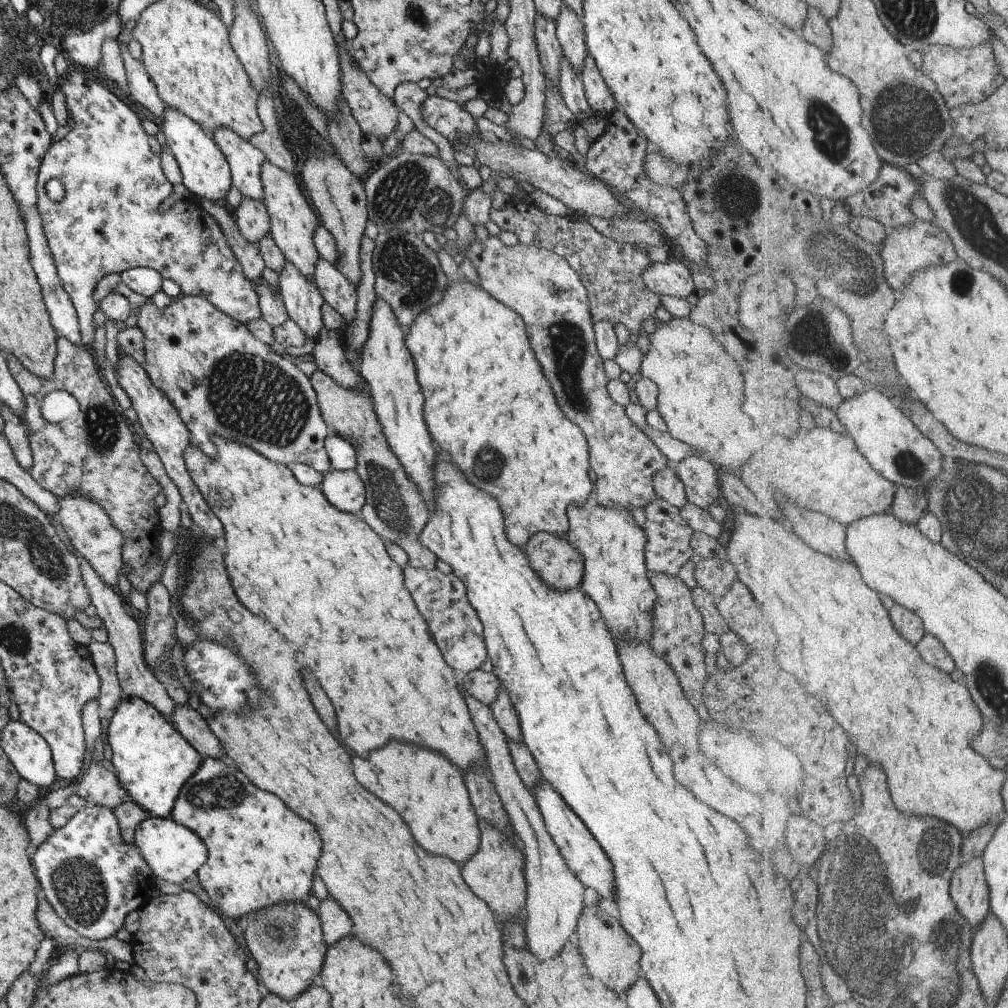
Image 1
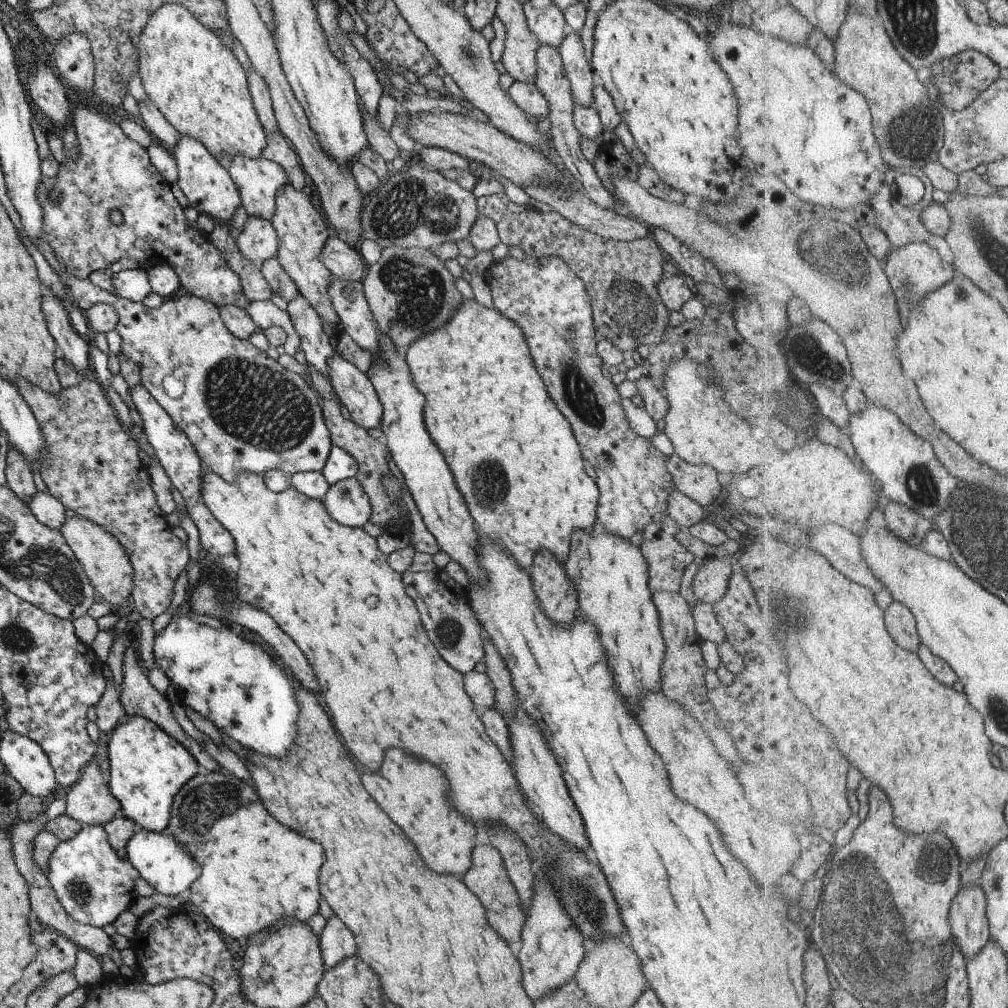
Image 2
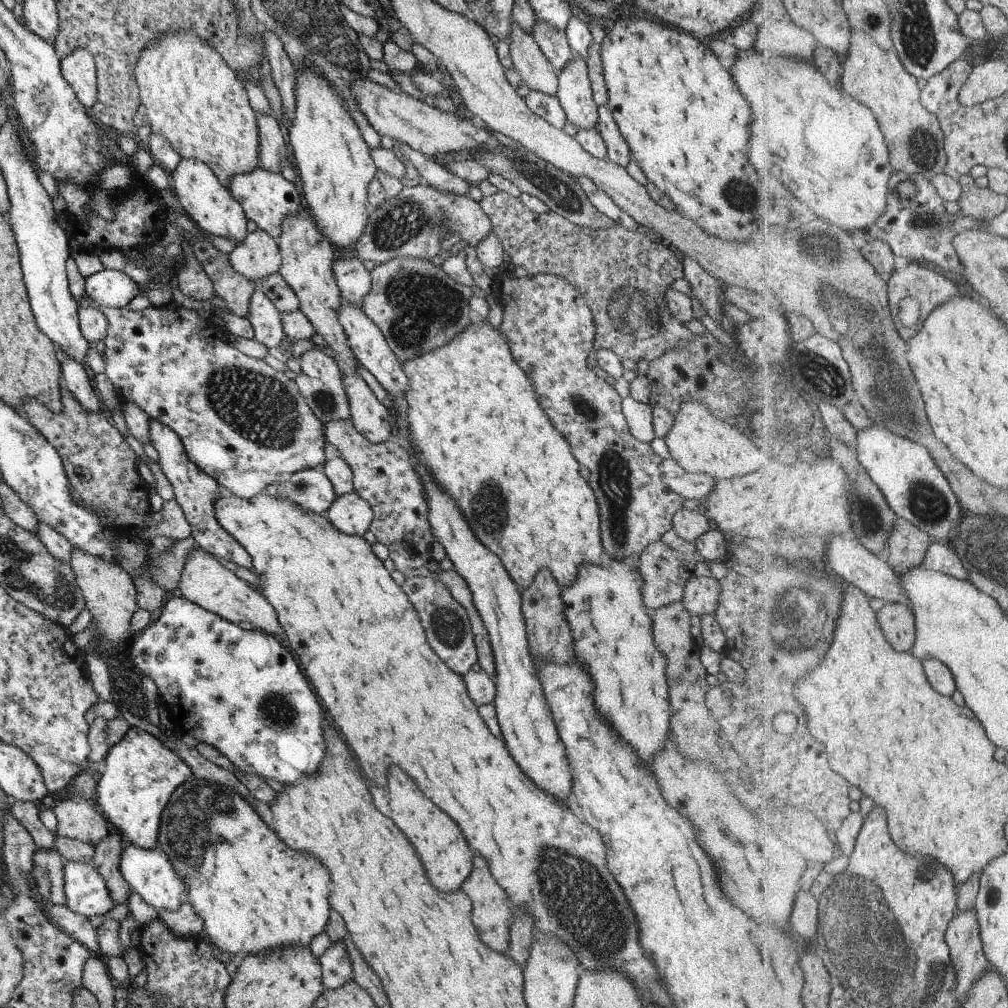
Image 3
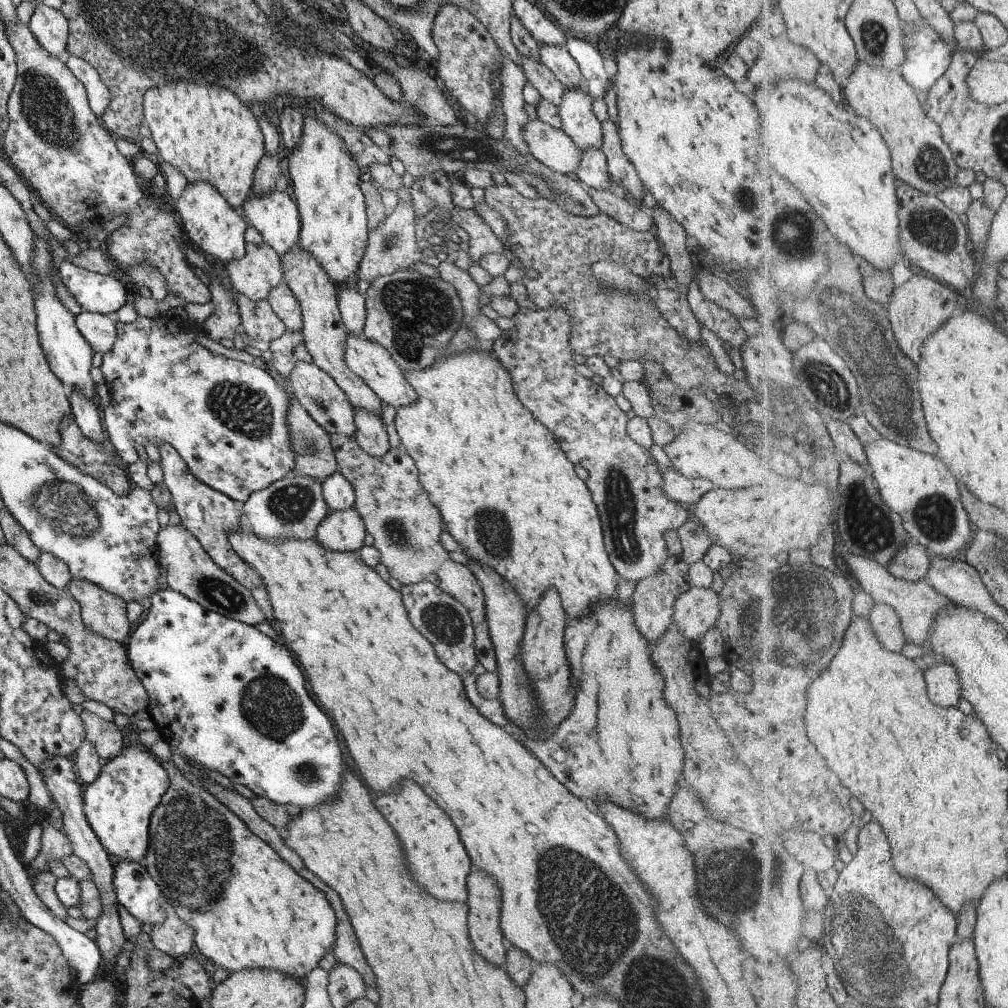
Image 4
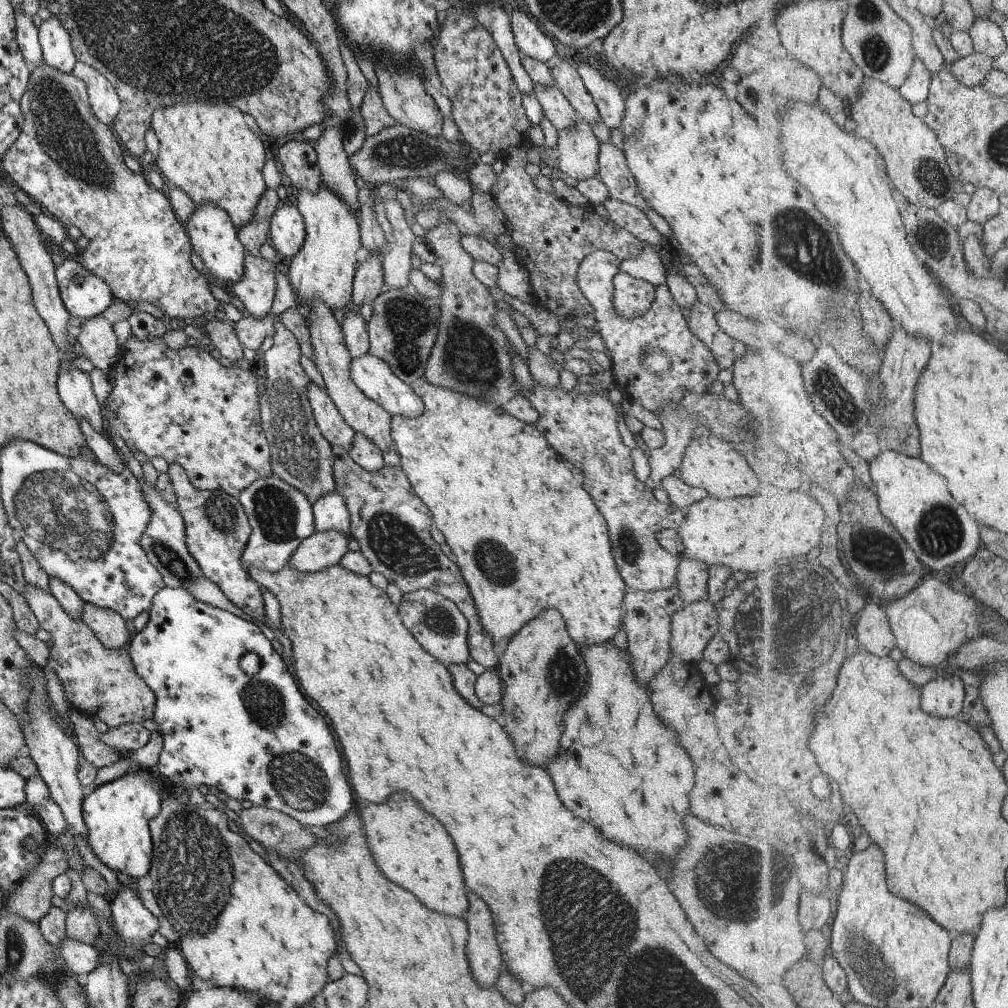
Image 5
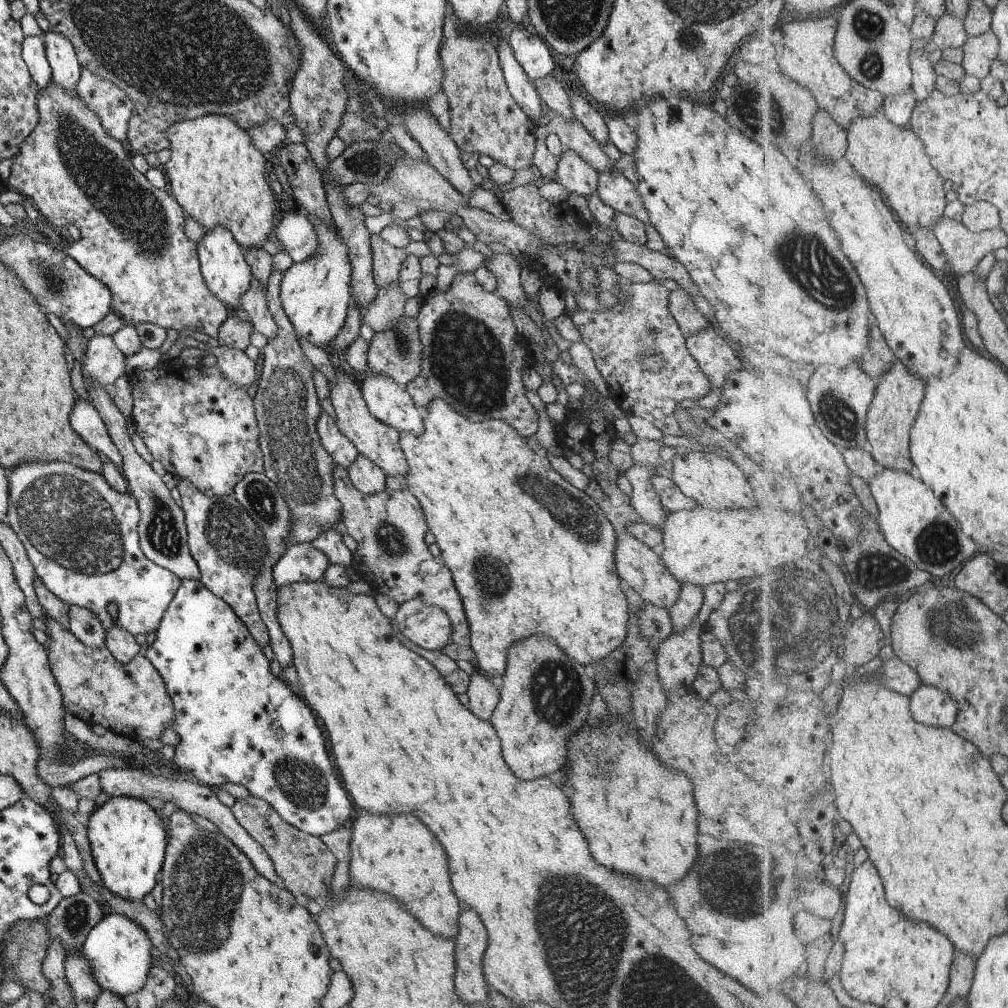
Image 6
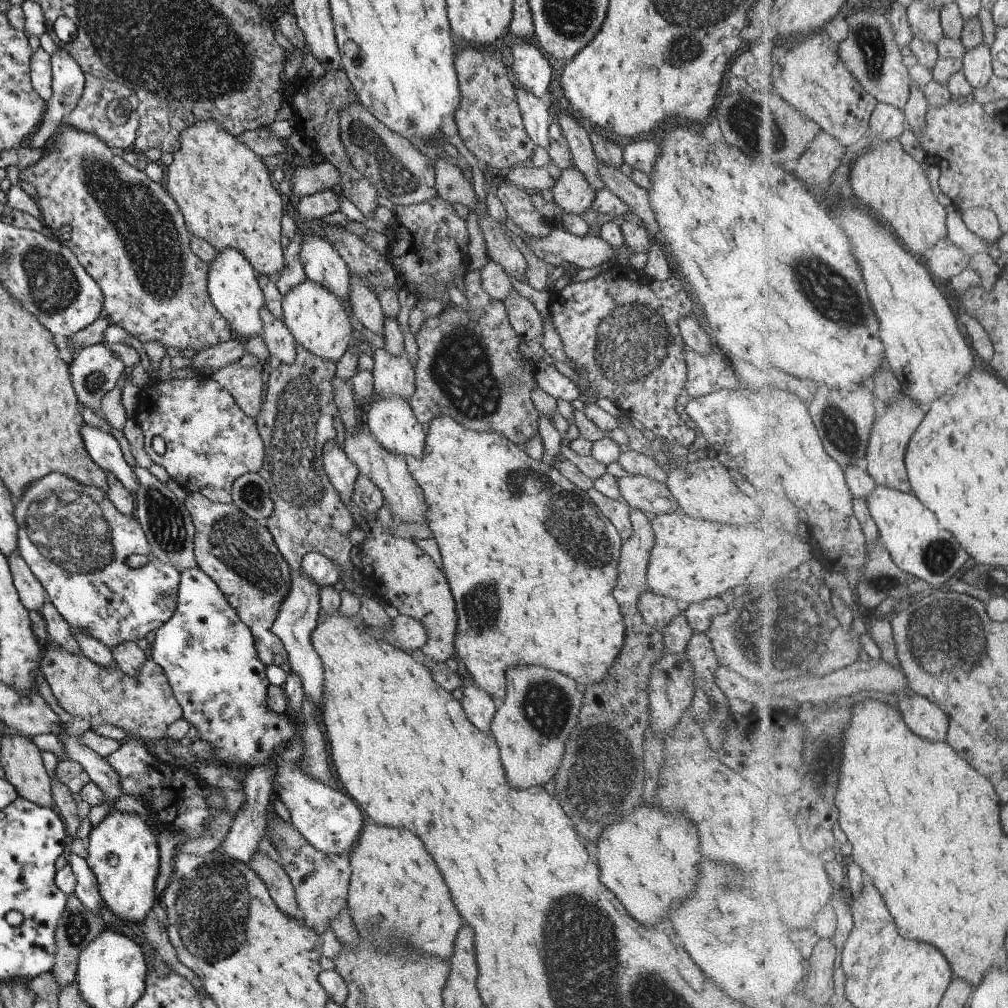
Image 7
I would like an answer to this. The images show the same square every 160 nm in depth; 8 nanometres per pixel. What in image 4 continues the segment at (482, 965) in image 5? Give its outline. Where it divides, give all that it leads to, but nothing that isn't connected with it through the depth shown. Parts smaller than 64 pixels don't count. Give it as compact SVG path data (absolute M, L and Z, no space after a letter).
M475 870L467 876L467 928L469 928L469 938L475 946L475 950L491 964L503 966L505 962L505 946L503 946L503 936L499 930L499 890L493 878L489 878L485 872Z

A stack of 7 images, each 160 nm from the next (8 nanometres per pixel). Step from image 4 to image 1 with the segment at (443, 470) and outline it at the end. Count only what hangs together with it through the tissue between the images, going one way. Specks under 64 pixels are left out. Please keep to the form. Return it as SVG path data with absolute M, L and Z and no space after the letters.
M462 277L460 281L447 284L440 301L421 311L408 328L404 343L412 356L414 371L417 372L416 379L421 392L423 392L425 404L423 404L422 415L433 444L444 450L446 454L447 452L451 454L453 464L467 476L467 480L473 486L487 490L487 492L495 492L495 496L499 496L503 510L505 510L505 532L507 532L507 538L511 540L511 544L521 546L533 532L539 531L565 537L568 530L566 515L568 506L580 505L588 501L589 496L593 496L593 484L589 482L587 475L587 470L589 470L588 444L582 430L573 424L557 406L553 392L551 392L547 380L543 378L542 370L531 350L522 318L514 310L495 300L479 285L472 284Z

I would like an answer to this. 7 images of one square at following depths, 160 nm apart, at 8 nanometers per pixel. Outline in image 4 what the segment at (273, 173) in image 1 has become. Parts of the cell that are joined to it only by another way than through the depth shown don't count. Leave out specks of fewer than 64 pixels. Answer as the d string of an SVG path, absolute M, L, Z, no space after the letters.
M297 243L280 257L282 282L291 290L300 308L302 344L311 356L311 360L319 370L323 370L339 386L339 390L345 394L353 411L367 410L369 414L375 414L377 418L380 418L381 402L379 398L365 386L365 382L361 382L361 378L350 373L349 368L345 366L344 352L347 336L337 306L338 288L321 270L321 266L317 266L317 262L313 258L309 258L309 254L305 254L305 250L301 250Z

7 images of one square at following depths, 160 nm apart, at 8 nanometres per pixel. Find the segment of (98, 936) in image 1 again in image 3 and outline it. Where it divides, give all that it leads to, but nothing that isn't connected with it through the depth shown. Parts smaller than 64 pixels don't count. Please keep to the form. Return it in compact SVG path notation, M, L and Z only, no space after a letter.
M64 862L62 868L64 906L84 918L104 916L115 905L105 882L89 862Z

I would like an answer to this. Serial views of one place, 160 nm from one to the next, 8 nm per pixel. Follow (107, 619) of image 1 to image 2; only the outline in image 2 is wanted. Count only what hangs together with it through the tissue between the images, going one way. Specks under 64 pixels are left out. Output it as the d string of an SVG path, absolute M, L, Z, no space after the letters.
M126 641L125 645L126 648L123 652L123 666L121 672L123 680L121 680L121 694L118 696L119 703L121 704L125 715L139 716L145 718L145 720L149 720L149 722L153 722L153 724L157 725L159 730L165 732L169 738L173 738L173 740L179 742L179 744L191 754L191 757L197 762L200 771L207 773L216 771L224 772L221 769L221 766L219 766L219 764L201 748L198 742L187 736L187 734L181 730L171 714L171 706L168 700L164 696L161 696L161 694L149 684L148 679L145 677L145 674L143 674L139 660L135 655L134 648L130 647L132 644Z

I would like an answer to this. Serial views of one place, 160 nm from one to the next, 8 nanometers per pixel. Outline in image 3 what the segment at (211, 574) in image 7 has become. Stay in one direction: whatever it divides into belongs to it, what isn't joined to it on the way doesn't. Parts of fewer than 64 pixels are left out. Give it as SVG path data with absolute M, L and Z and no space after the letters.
M148 420L148 440L157 452L157 463L165 478L171 484L175 502L181 508L183 516L191 528L189 540L215 559L223 560L251 571L252 563L245 550L234 539L221 529L214 515L213 503L223 491L219 484L206 472L198 469L187 457L181 441L168 426L159 421Z

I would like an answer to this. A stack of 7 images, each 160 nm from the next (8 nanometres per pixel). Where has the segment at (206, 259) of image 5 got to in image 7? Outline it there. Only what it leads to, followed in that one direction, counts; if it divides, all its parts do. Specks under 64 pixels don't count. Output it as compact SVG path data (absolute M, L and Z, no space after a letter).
M229 247L217 252L212 262L207 264L206 289L217 312L229 323L234 338L245 342L249 336L262 332L262 322L258 312L264 306L264 300L258 276L246 258L234 248Z

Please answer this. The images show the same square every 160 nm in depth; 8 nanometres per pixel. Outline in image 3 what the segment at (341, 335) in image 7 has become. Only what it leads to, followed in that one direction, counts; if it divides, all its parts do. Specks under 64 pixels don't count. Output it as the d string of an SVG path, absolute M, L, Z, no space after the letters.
M303 65L297 72L294 70L295 104L287 130L294 168L302 184L301 196L306 200L306 210L317 228L317 234L325 236L336 255L343 254L343 250L361 240L370 211L367 185L376 177L370 150L339 96L331 88L331 82L321 72L313 70L311 65Z

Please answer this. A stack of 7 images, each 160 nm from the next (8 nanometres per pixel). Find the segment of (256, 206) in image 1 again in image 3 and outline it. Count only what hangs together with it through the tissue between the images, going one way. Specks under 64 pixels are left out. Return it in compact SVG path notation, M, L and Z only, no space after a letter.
M256 228L235 244L228 253L228 261L239 274L257 283L278 272L281 261L277 240Z

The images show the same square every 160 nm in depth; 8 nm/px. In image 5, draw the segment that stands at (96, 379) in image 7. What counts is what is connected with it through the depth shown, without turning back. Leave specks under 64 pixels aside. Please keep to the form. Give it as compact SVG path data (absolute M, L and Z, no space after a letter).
M98 315L81 321L81 326L74 331L75 342L78 344L80 354L86 357L93 364L93 367L108 374L108 368L112 366L112 363L116 359L119 348L112 325L102 315Z

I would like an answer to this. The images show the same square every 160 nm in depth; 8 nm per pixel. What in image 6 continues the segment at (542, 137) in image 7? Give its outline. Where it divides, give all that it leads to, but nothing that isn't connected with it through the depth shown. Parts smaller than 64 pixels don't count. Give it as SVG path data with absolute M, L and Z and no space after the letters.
M501 40L497 44L497 50L499 50L500 69L502 75L505 76L505 84L509 94L536 126L536 120L542 115L542 112L540 98L534 89L533 82L529 80L525 71L515 60L508 42Z

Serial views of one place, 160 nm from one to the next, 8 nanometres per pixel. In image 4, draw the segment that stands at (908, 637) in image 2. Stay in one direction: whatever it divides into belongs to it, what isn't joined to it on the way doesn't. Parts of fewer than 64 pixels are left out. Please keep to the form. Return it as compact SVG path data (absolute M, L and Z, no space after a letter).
M875 602L867 618L877 640L889 652L901 653L901 650L909 643L903 634L901 618L891 606Z

